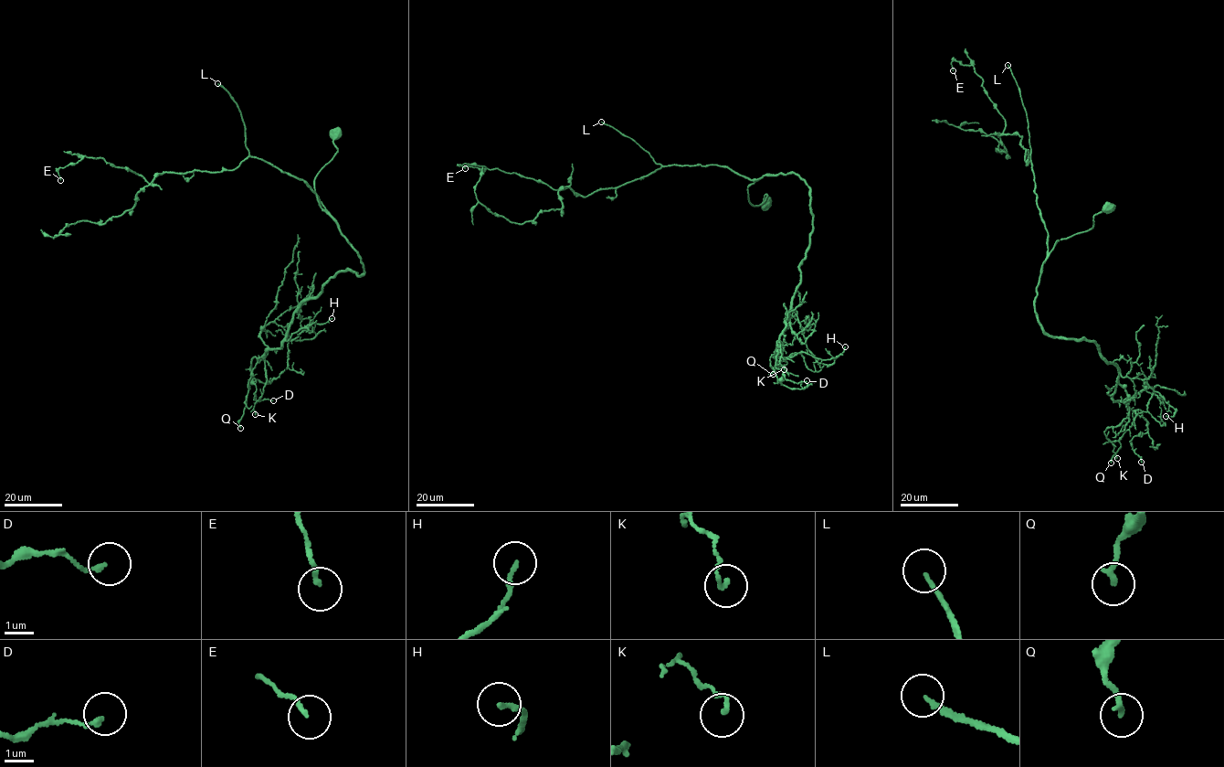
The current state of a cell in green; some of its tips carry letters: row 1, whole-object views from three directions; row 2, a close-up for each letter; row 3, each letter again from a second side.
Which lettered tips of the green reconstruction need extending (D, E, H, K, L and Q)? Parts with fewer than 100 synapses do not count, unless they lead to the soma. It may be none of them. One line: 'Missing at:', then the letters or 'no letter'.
Missing at: L

